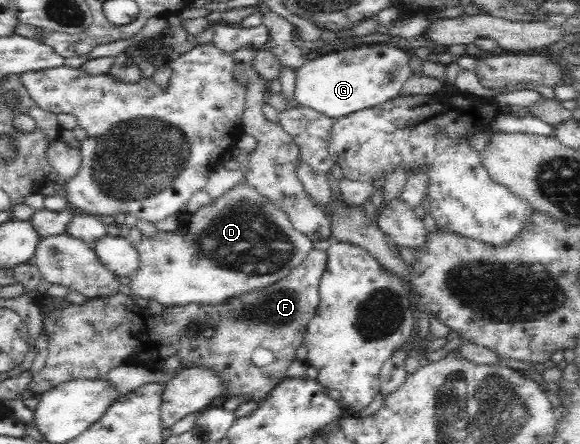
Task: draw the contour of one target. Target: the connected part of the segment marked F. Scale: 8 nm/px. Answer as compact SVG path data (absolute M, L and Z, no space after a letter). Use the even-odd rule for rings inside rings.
M313 248L307 254L307 257L303 260L301 265L292 269L284 278L278 279L276 282L270 283L268 286L263 286L260 287L260 289L251 290L243 294L237 294L236 297L229 298L224 302L216 304L207 305L192 303L176 306L163 306L161 313L159 314L153 314L151 310L149 310L148 306L143 307L143 305L135 303L135 301L132 300L131 295L125 294L110 295L108 298L103 299L88 299L83 303L83 305L79 305L77 302L71 303L71 305L61 307L61 310L58 312L57 309L55 309L55 311L51 311L49 317L43 317L43 329L50 334L49 354L45 360L44 367L37 373L34 373L32 381L28 387L29 393L39 396L45 393L45 391L49 391L49 389L53 389L53 387L57 387L57 385L61 385L61 383L69 383L69 381L73 379L106 379L107 373L109 373L110 369L113 369L113 367L119 367L119 365L126 362L134 362L142 364L150 369L159 370L160 366L166 359L177 356L180 365L178 371L191 369L191 367L202 367L207 371L209 371L209 369L210 371L214 371L214 374L219 378L219 381L222 383L222 392L214 397L210 407L217 406L223 401L227 401L233 397L242 397L245 403L249 403L249 401L252 401L253 403L260 402L266 397L268 391L271 391L273 387L279 385L287 377L287 369L289 369L289 366L296 359L296 350L303 343L307 324L315 315L319 303L318 283L320 277L324 274L325 266L326 251ZM258 349L268 349L271 351L273 354L273 361L267 363L267 365L263 367L258 367L253 362L253 354Z

